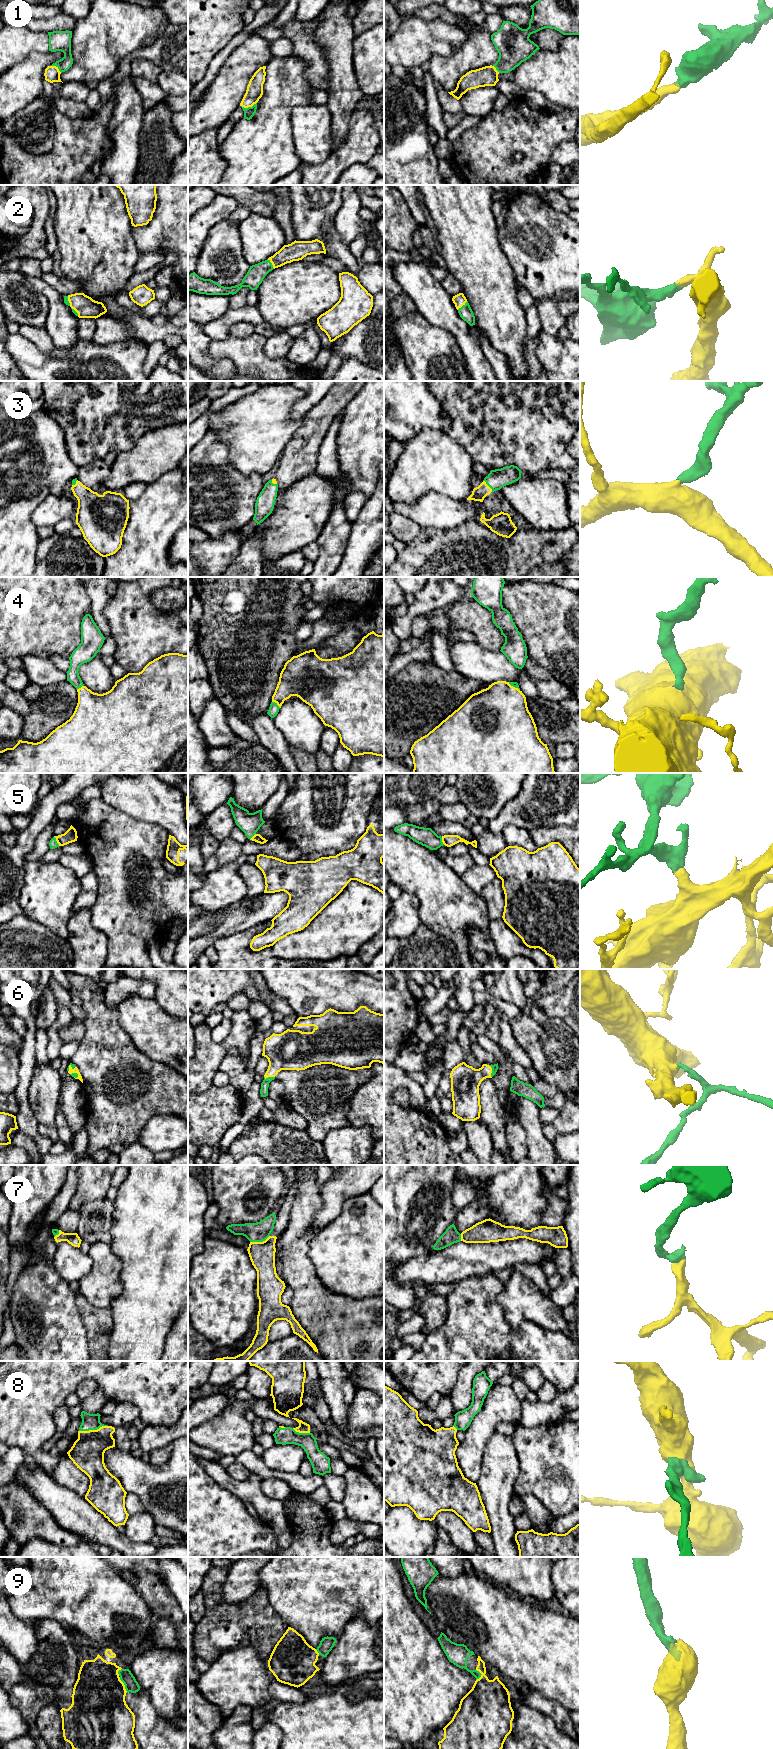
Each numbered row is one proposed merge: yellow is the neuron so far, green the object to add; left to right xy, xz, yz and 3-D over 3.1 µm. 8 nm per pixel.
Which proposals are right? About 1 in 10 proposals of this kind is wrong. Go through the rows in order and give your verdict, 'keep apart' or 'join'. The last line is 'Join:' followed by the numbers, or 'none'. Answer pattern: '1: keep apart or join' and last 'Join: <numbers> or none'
1: join
2: join
3: join
4: join
5: join
6: join
7: join
8: join
9: join
Join: 1, 2, 3, 4, 5, 6, 7, 8, 9

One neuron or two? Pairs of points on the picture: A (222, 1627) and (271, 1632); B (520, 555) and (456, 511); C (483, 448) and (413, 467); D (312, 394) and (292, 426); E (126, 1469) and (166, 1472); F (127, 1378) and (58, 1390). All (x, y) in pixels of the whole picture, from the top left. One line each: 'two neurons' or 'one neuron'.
A: one neuron
B: two neurons
C: two neurons
D: two neurons
E: one neuron
F: one neuron

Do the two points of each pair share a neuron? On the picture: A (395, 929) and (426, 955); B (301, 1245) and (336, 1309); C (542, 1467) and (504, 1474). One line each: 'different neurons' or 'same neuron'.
A: same neuron
B: same neuron
C: different neurons

